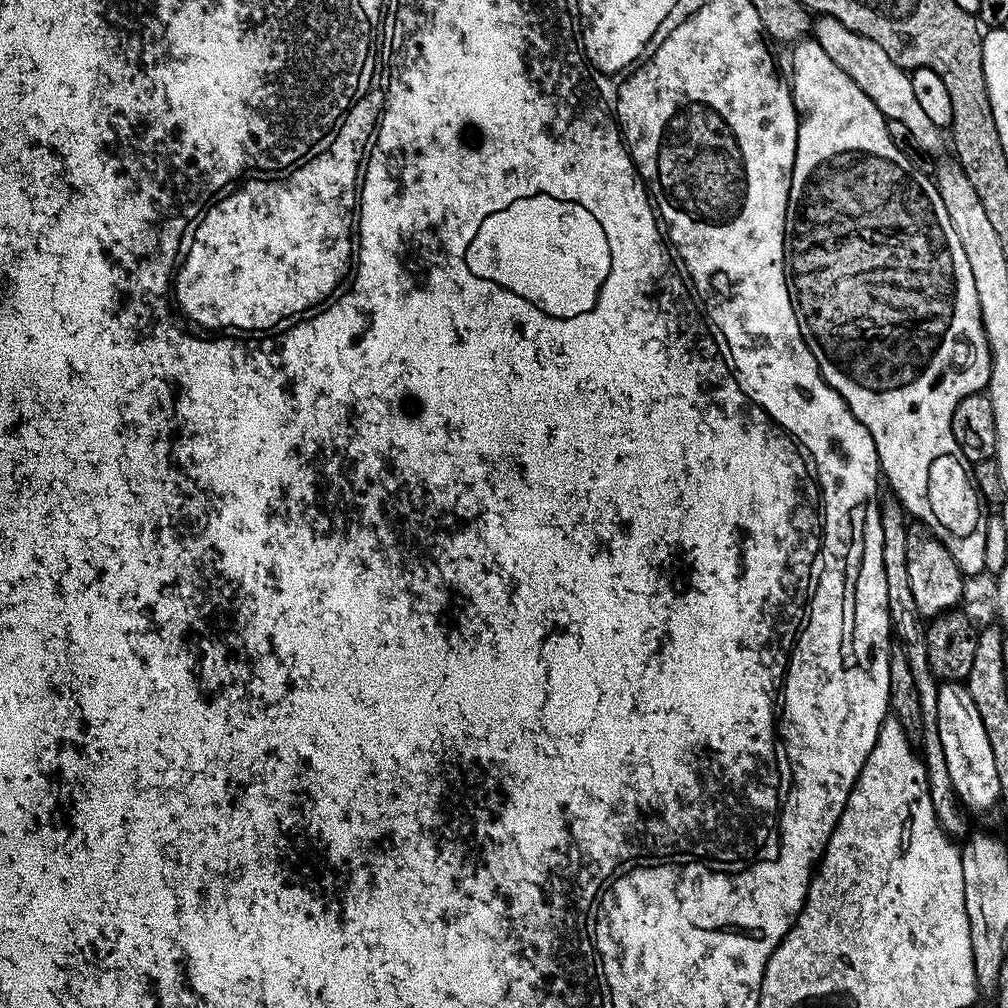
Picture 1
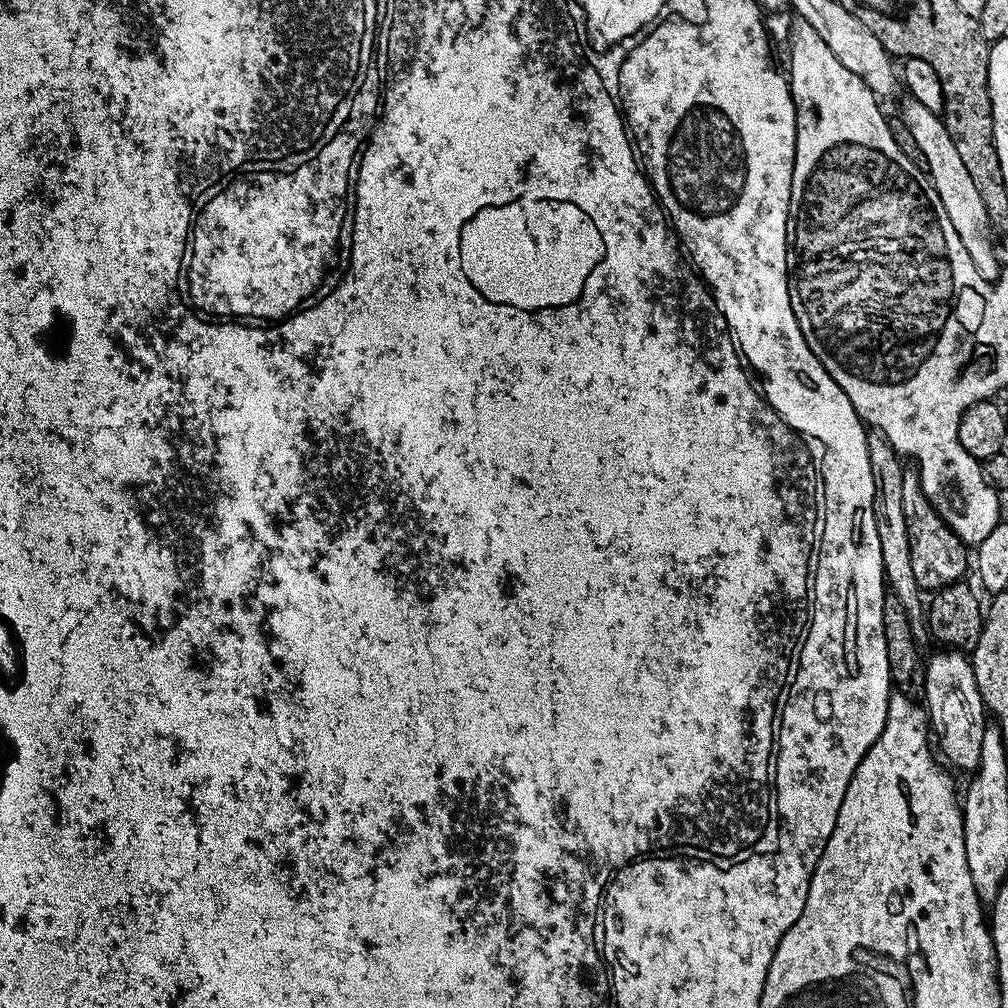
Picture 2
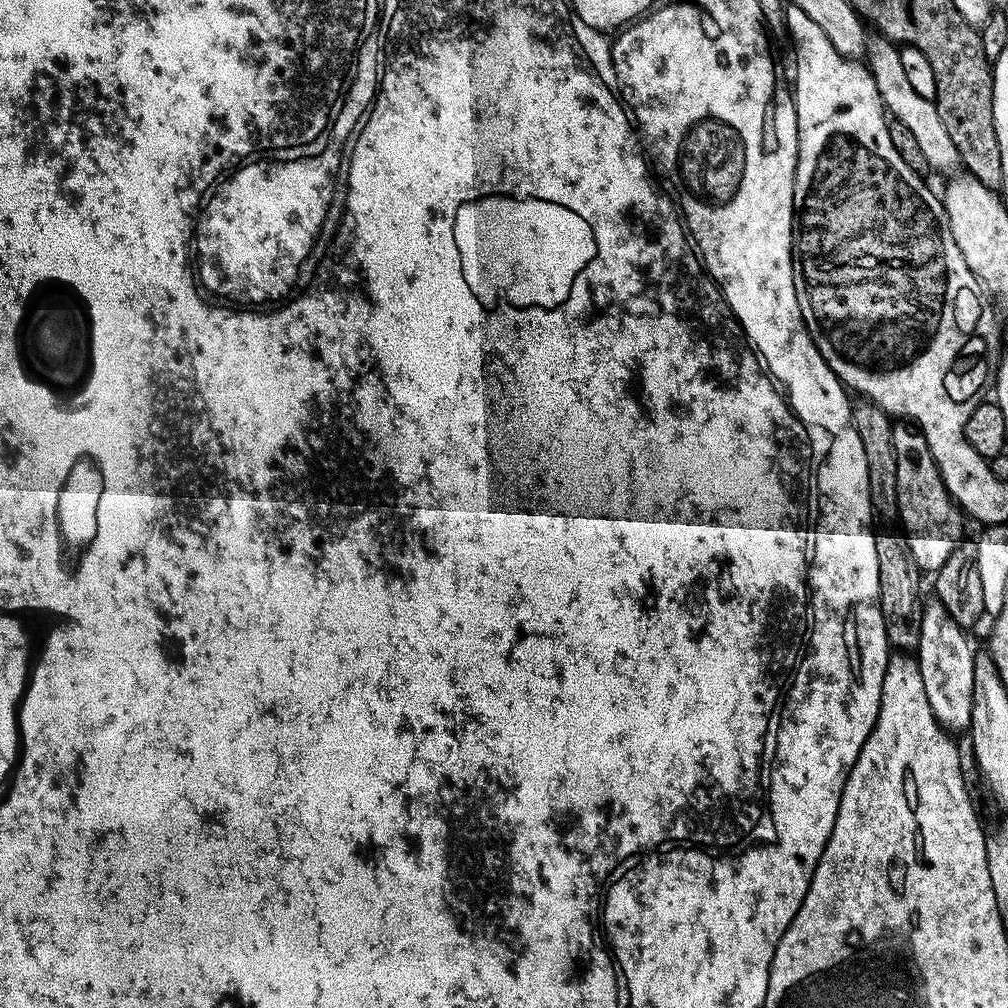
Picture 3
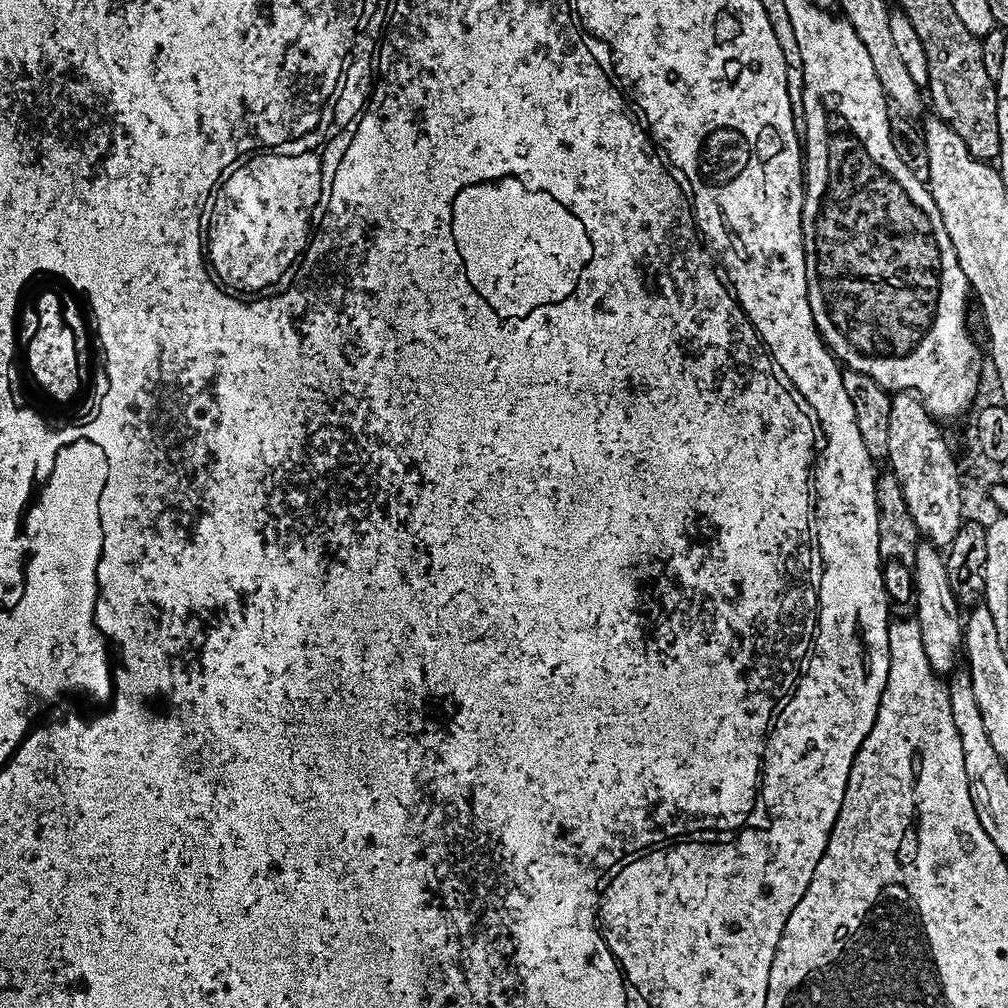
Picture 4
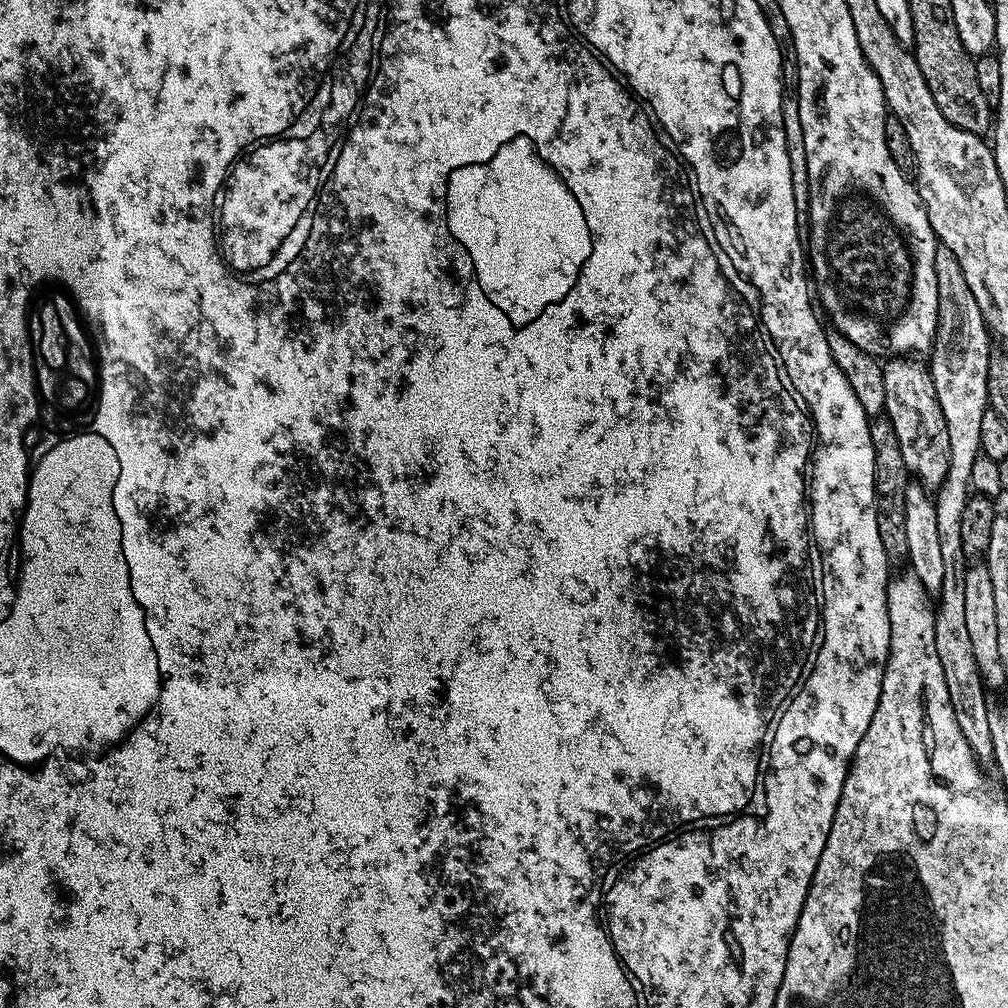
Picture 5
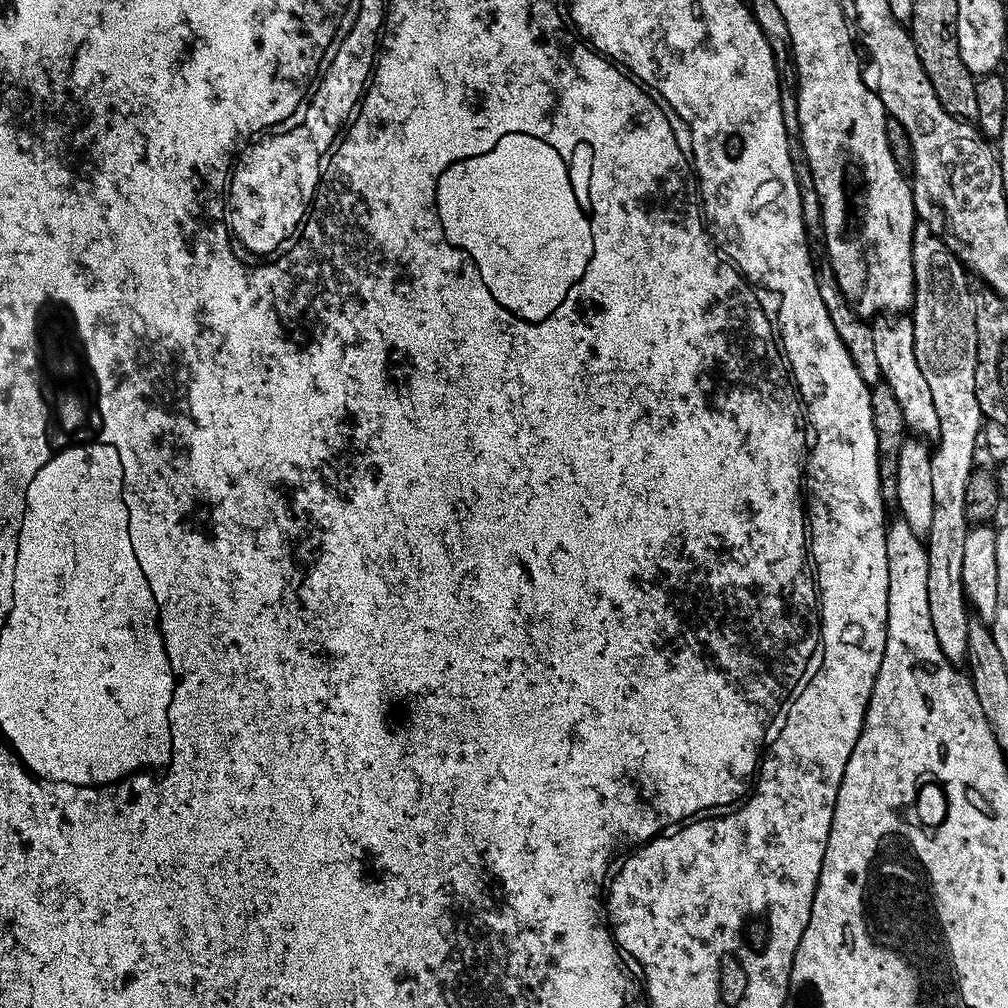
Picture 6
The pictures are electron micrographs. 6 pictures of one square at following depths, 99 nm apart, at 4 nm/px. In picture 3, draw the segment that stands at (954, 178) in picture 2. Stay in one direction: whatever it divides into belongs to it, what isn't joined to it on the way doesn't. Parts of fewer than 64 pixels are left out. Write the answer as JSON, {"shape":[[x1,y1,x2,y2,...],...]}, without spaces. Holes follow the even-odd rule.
{"shape":[[872,35,866,40,866,67,878,86,878,94,882,98,887,115,893,120,902,122,914,134,914,139,918,142,919,149,922,150,923,157,929,162,932,170,955,173,961,167,958,146,954,146,942,118,938,118,935,103,922,98,922,94,911,88,902,67,900,48,889,40,887,35]]}

